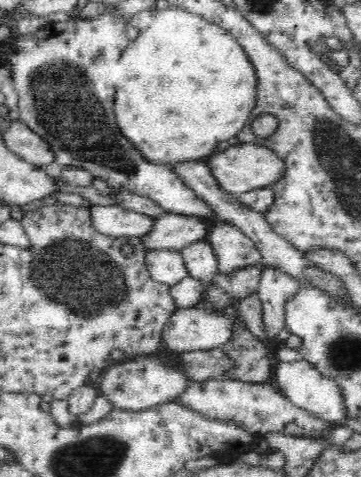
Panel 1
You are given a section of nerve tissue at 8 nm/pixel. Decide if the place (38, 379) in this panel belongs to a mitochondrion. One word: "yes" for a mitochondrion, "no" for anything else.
no

